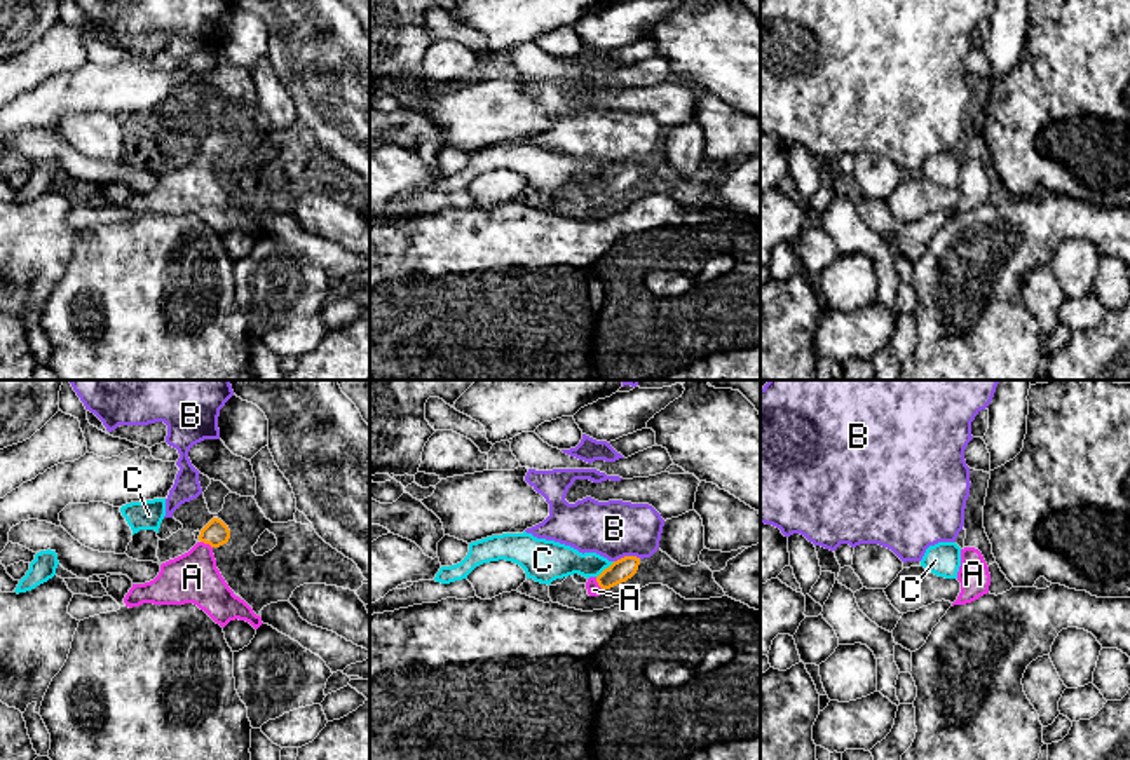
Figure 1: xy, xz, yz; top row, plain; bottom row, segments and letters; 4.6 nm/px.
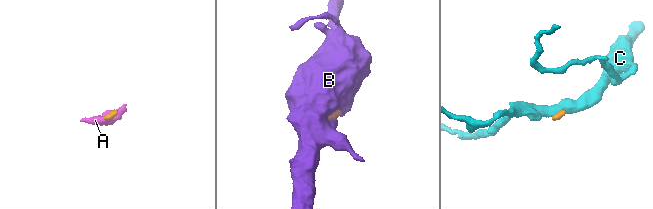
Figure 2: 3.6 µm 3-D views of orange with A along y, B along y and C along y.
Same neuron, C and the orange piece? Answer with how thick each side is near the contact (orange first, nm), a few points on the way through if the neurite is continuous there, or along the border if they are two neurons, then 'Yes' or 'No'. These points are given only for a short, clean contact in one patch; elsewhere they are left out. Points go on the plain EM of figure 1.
Thickness 100 nm (orange) against 170 nm. Boundary: xz (614, 171), (597, 187). No

